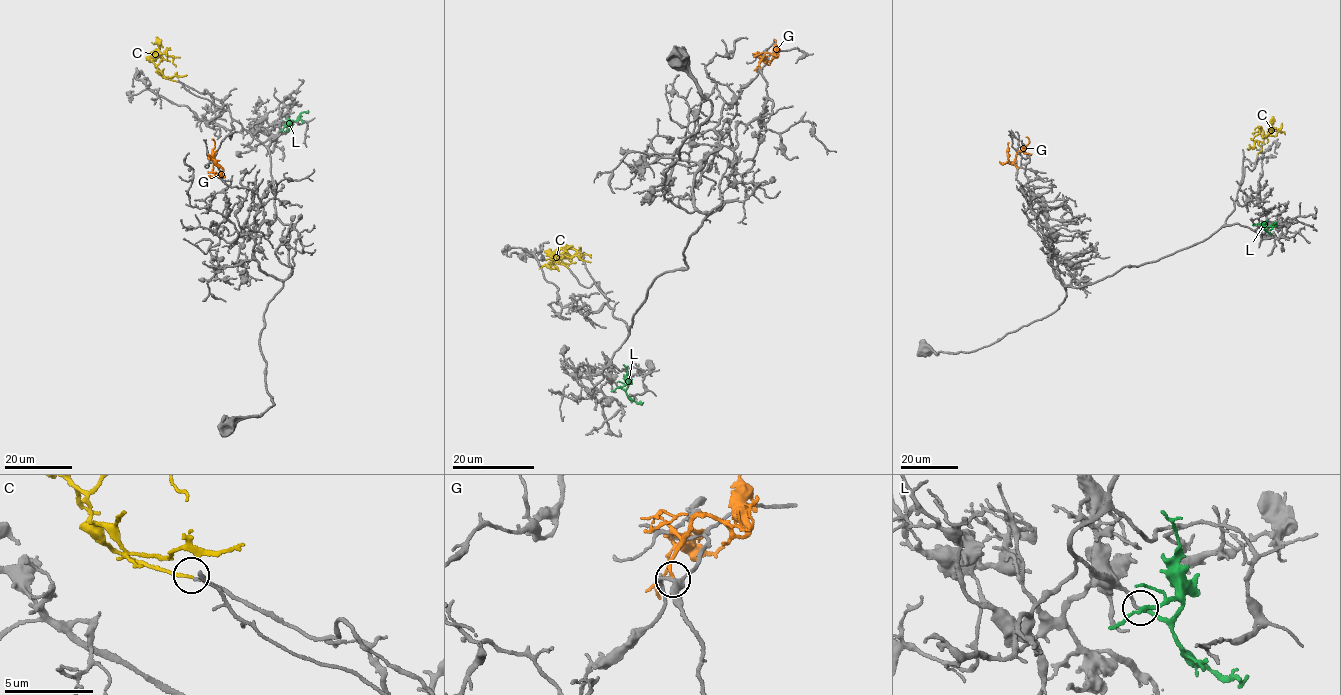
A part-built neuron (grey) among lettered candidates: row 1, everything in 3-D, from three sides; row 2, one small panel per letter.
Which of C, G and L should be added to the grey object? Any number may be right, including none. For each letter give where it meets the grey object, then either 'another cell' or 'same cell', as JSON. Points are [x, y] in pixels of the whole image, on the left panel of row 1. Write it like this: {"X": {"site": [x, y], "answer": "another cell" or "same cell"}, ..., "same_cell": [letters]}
{"C": {"site": [176, 81], "answer": "same cell"}, "G": {"site": [219, 176], "answer": "another cell"}, "L": {"site": [286, 122], "answer": "same cell"}, "same_cell": ["C", "L"]}

